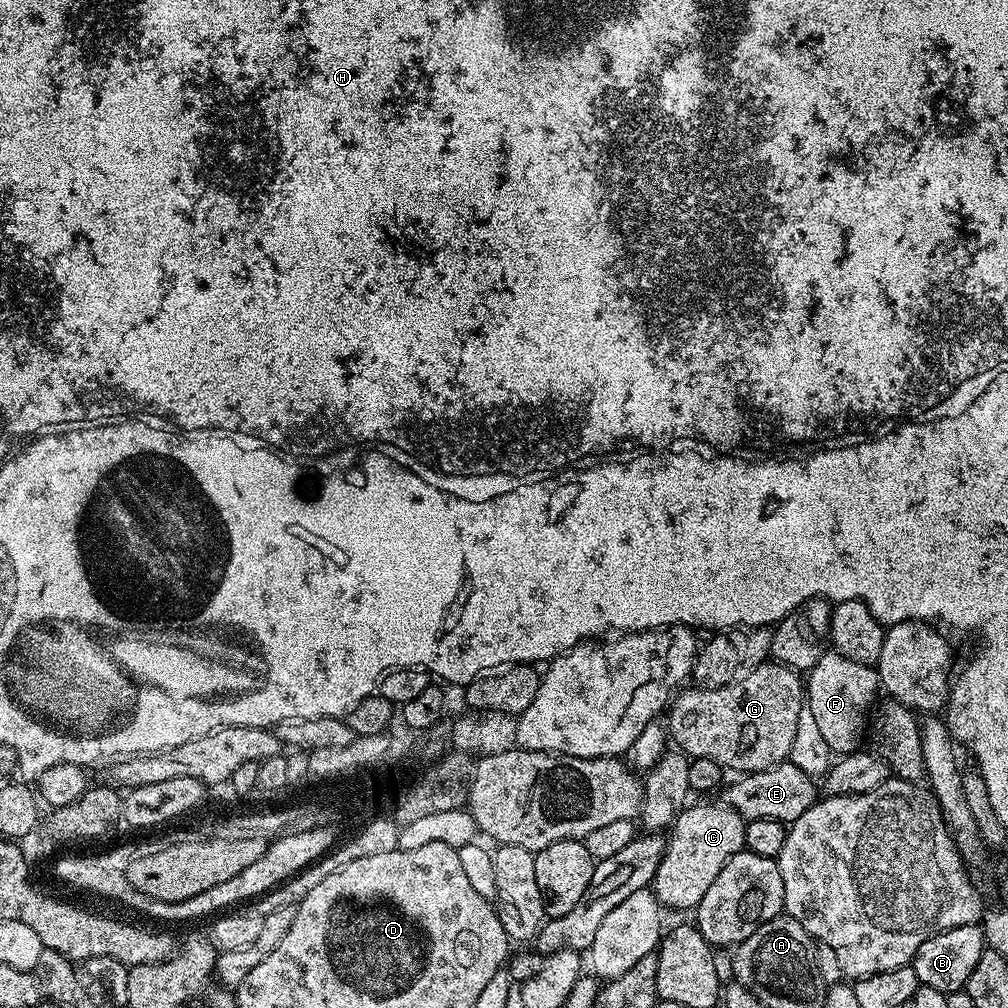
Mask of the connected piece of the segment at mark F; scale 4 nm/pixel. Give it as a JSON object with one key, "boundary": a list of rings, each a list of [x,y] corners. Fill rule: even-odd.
{"boundary":[[[836,650],[825,651],[806,676],[806,704],[831,753],[848,755],[857,749],[858,736],[879,693],[879,673],[869,664],[856,663]]]}

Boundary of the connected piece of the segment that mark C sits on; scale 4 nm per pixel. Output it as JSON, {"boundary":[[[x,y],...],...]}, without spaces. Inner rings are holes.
{"boundary":[[[723,802],[694,804],[685,807],[671,825],[672,837],[670,835],[667,837],[664,856],[660,859],[660,865],[656,871],[656,879],[650,885],[656,894],[656,899],[665,909],[695,909],[696,905],[702,902],[702,894],[706,894],[706,890],[710,890],[714,878],[718,878],[718,874],[722,874],[722,866],[726,866],[726,862],[730,862],[730,858],[734,858],[734,854],[738,854],[744,848],[744,825],[746,822],[733,808]]]}

